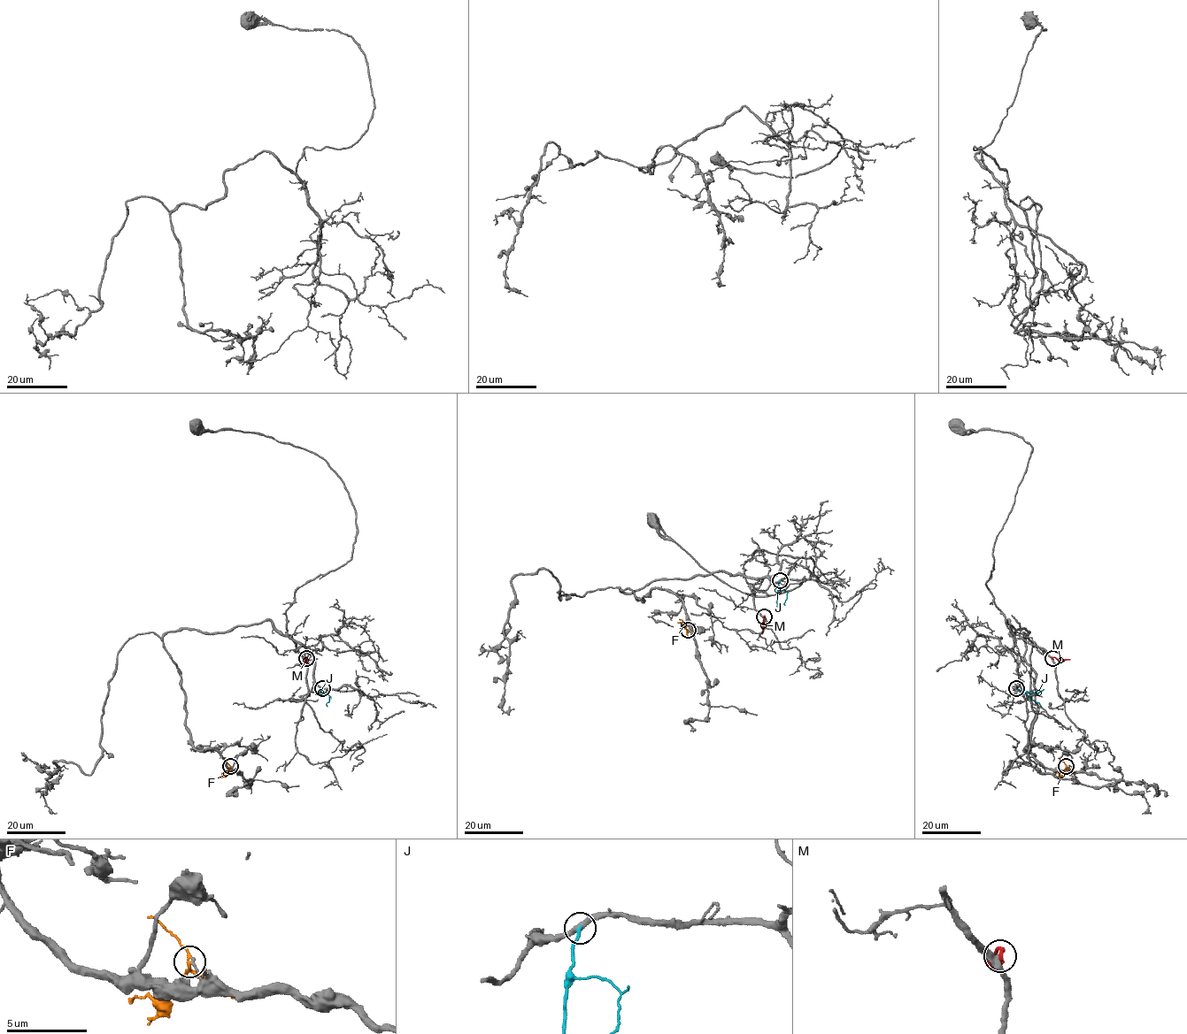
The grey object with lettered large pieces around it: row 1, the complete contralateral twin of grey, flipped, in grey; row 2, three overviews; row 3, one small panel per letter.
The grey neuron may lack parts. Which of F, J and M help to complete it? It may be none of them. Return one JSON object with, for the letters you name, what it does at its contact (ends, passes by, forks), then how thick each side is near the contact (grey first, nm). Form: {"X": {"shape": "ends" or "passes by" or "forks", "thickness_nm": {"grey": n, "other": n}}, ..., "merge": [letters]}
{"merge": []}

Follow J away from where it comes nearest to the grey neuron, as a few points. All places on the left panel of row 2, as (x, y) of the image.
J: (322, 688), (320, 691), (329, 696), (327, 706)

